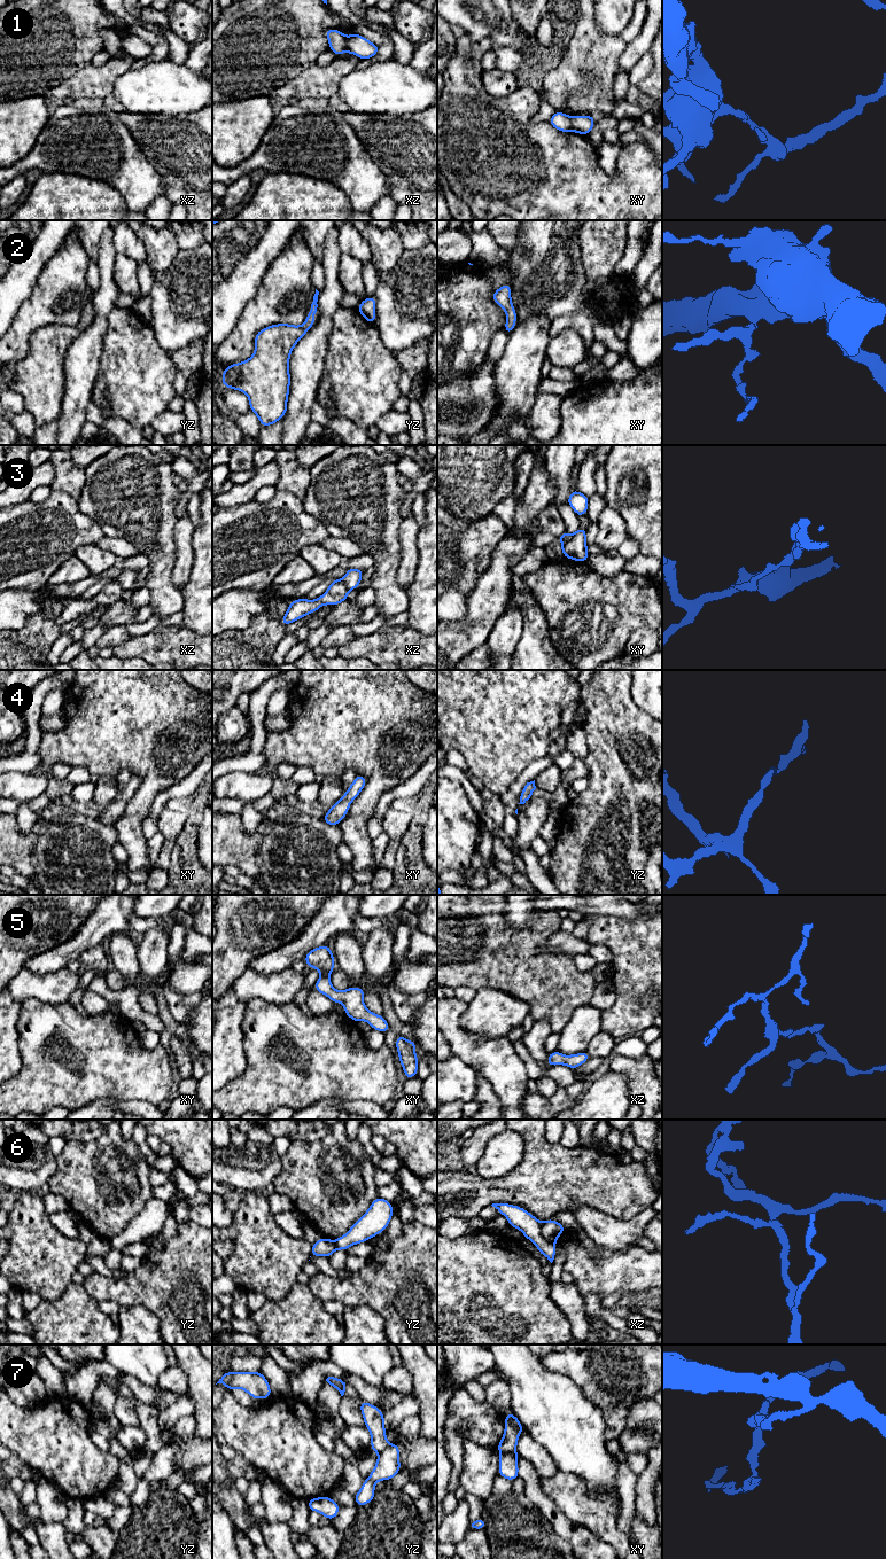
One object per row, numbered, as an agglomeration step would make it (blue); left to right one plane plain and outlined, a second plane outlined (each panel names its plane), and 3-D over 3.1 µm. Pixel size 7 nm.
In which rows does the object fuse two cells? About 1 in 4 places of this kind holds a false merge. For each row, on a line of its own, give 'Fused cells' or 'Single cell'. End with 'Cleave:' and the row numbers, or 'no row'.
1: Fused cells
2: Single cell
3: Fused cells
4: Single cell
5: Single cell
6: Fused cells
7: Fused cells
Cleave: 1, 3, 6, 7

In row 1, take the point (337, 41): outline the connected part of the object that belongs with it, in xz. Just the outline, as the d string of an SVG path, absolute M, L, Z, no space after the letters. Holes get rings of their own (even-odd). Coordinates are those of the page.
M329 29L326 31L326 38L329 42L329 49L340 55L347 52L347 38L340 30Z

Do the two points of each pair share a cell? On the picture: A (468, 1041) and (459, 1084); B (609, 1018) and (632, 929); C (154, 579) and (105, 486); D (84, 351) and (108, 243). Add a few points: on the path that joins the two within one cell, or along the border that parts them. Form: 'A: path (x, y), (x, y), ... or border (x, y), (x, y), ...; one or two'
A: border (453, 1053), (479, 1073); two
B: path (631, 996), (632, 951); one
C: path (156, 556), (154, 538), (127, 509); one
D: path (98, 325), (100, 310), (107, 295), (107, 270); one

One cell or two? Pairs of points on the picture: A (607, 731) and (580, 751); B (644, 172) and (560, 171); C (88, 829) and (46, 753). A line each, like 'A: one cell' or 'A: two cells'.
A: two cells
B: one cell
C: two cells

